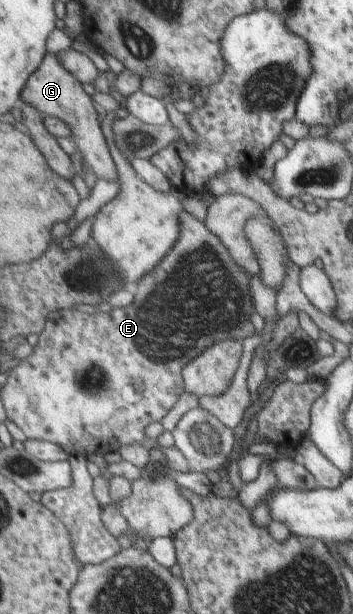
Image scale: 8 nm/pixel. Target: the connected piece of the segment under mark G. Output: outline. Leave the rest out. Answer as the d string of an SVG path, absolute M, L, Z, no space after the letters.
M47 52L41 66L29 79L21 97L26 104L35 107L42 115L64 120L69 125L73 131L71 141L76 145L78 156L85 161L85 172L100 180L118 180L118 169L112 159L106 137L100 129L101 121L93 99L82 89L82 84L74 75L62 65L57 54Z

